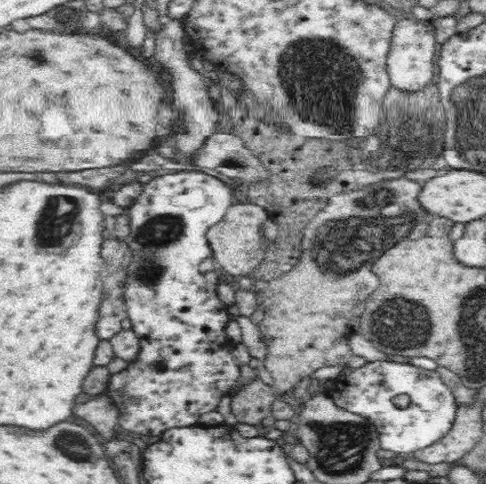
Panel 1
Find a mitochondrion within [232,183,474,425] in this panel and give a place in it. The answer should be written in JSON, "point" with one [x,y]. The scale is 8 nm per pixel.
{"point":[402,330]}

